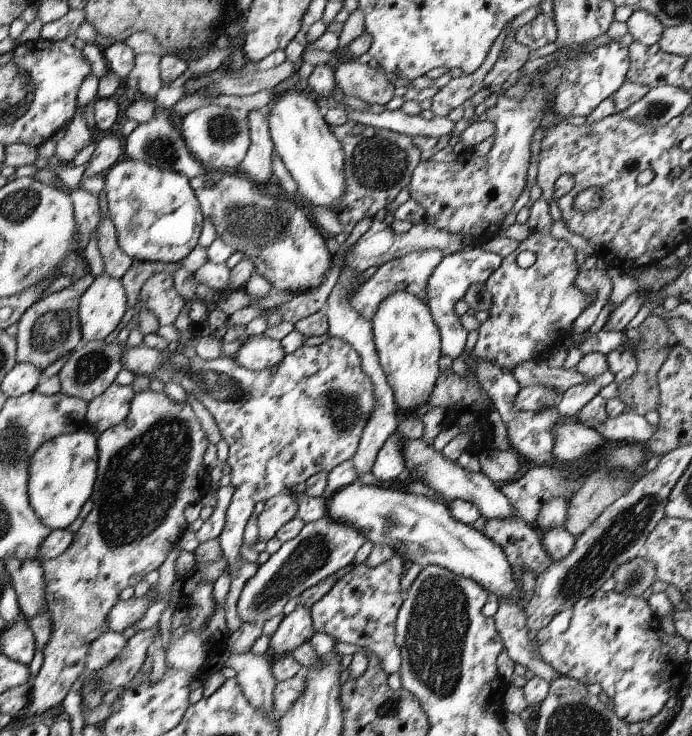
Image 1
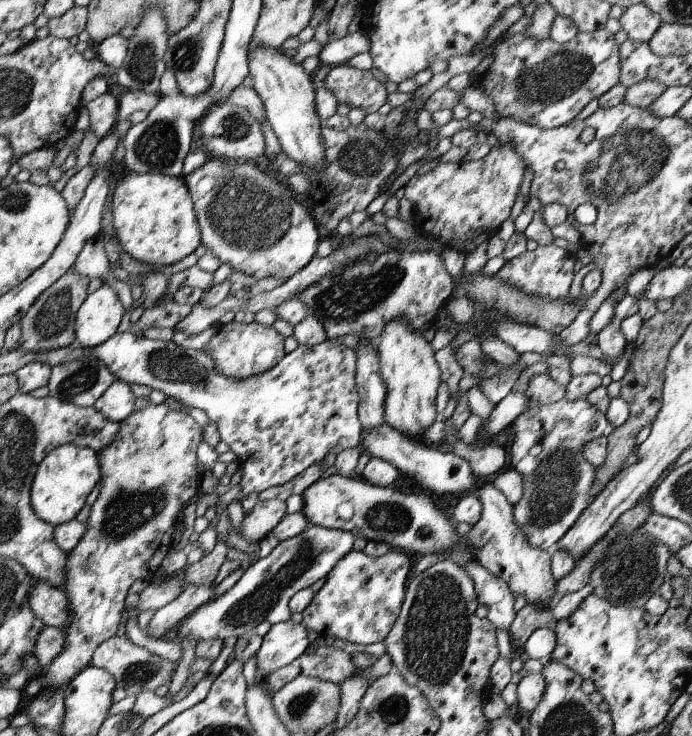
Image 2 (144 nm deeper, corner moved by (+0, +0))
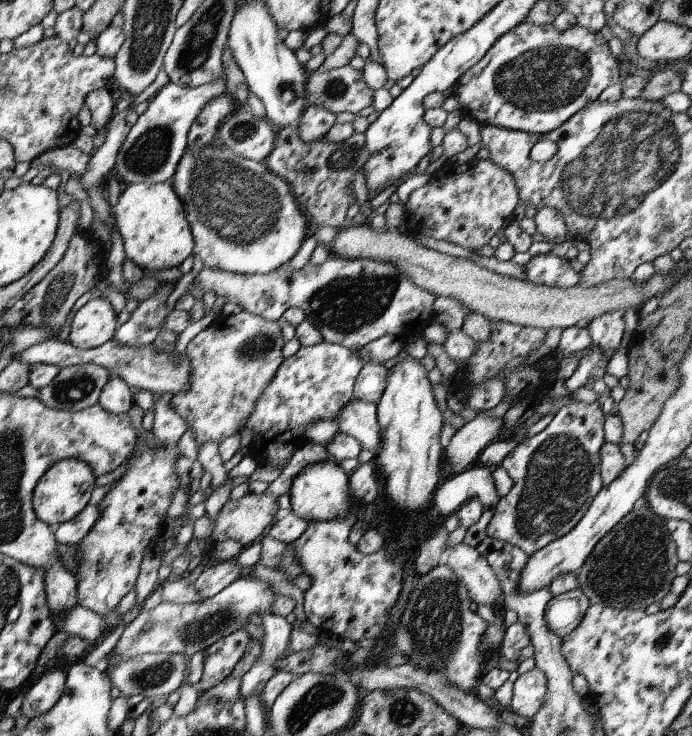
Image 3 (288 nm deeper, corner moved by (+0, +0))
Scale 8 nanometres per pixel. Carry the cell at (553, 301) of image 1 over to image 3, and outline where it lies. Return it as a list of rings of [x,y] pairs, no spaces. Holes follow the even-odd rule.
[[[539,254],[533,256],[525,266],[525,282],[535,286],[551,286],[551,288],[573,288],[579,282],[579,272],[573,272],[569,260],[553,256],[553,254]]]

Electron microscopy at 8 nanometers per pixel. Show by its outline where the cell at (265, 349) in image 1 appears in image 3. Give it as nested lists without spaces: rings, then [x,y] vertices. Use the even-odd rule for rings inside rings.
[[[245,310],[227,318],[219,312],[213,324],[189,340],[185,350],[189,360],[189,384],[185,392],[171,398],[169,406],[171,412],[185,420],[197,448],[205,442],[221,444],[225,438],[235,436],[235,430],[247,422],[247,416],[253,412],[253,402],[267,388],[283,362],[283,344],[279,322],[261,320]]]

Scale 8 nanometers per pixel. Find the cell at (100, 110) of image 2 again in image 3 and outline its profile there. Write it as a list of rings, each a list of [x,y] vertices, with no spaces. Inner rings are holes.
[[[103,88],[103,90],[95,90],[95,92],[85,94],[85,106],[91,112],[91,128],[95,128],[93,148],[99,148],[105,140],[107,122],[115,116],[115,112],[113,112],[115,104],[111,102],[111,94]]]

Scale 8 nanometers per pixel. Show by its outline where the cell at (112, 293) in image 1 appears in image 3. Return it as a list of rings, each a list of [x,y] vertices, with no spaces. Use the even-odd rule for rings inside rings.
[[[91,298],[73,314],[67,342],[81,350],[97,348],[113,340],[115,324],[117,318],[111,304],[105,298]]]

